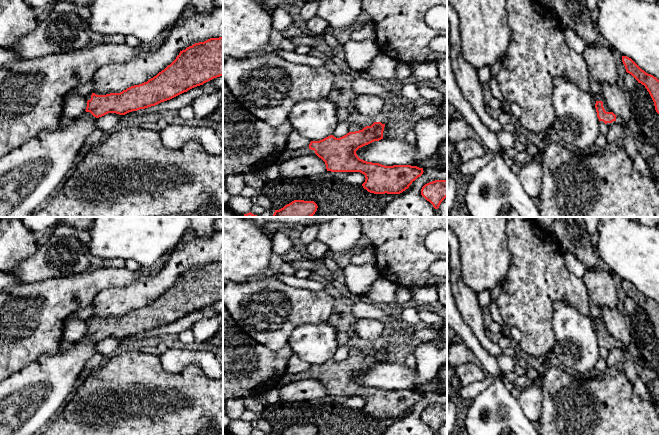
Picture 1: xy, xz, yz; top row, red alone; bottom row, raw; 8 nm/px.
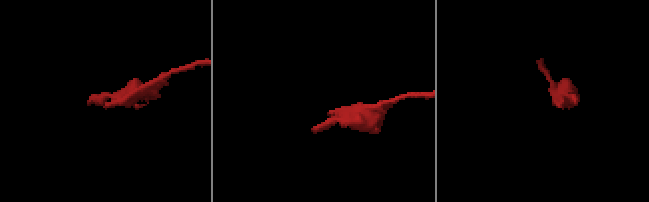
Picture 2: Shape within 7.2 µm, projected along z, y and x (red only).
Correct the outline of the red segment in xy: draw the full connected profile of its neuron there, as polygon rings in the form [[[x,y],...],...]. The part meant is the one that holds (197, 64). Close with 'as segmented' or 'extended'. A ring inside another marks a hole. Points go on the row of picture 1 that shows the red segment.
[[[223,37],[187,47],[156,76],[120,93],[97,95],[93,92],[93,80],[74,90],[86,98],[85,111],[99,118],[108,113],[125,115],[155,106],[220,76],[223,76]]]; extended

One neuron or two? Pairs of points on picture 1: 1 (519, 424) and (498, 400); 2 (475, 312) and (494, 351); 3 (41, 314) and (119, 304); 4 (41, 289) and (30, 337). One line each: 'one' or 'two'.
1: one
2: one
3: two
4: one

